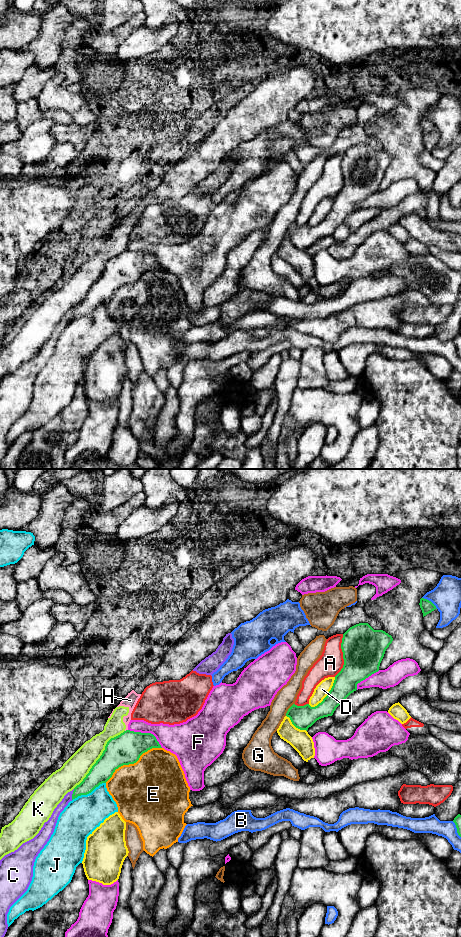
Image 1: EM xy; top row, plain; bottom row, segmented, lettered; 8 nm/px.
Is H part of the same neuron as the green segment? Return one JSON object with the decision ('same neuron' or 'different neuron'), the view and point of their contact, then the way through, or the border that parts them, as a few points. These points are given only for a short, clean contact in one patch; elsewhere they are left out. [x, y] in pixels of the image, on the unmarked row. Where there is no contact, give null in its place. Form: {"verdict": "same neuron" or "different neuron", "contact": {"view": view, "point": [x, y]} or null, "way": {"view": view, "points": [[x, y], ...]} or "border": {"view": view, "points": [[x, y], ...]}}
{"verdict": "different neuron", "contact": {"view": "xy", "point": [126, 250]}, "border": {"view": "xy", "points": [[127, 249], [125, 251]]}}

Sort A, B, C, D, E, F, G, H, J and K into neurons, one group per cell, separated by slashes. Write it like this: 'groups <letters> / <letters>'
groups A / B / C / D / E / F / G / H K / J

